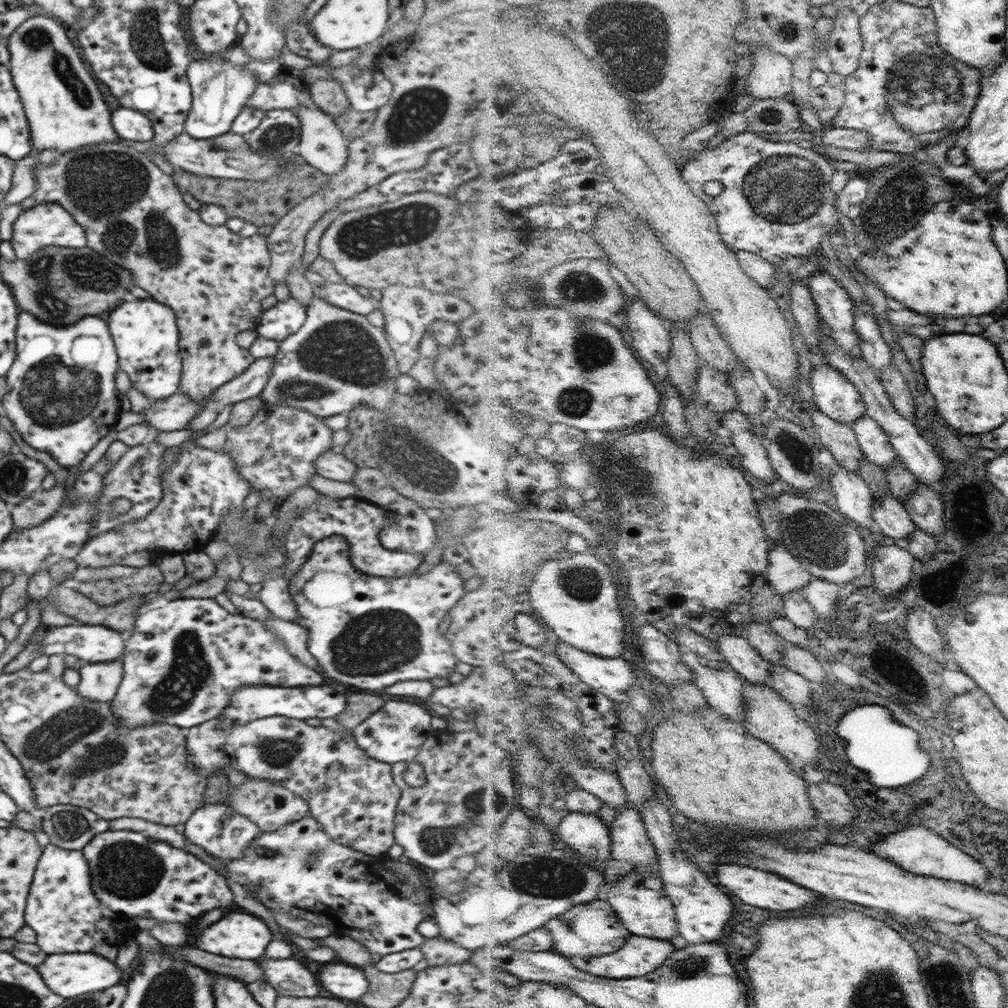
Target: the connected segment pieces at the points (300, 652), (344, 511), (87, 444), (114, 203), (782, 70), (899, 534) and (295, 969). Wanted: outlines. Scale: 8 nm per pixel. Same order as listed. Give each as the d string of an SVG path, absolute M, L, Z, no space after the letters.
M272 613L264 621L264 625L268 626L268 629L285 643L287 650L297 660L303 662L305 666L313 668L315 672L322 674L322 670L317 667L318 664L314 656L307 650L308 627L304 627L298 622L293 623L282 620L282 618L276 618Z
M320 494L316 508L308 508L296 516L292 522L290 532L286 534L286 562L282 567L284 578L290 580L296 578L300 568L308 562L314 544L330 536L342 536L350 546L350 562L356 570L370 574L370 576L382 576L388 578L402 578L415 573L418 566L422 564L422 554L410 554L410 552L396 552L388 550L380 542L380 530L392 524L388 517L388 509L373 504L358 497L331 498Z
M20 310L17 319L16 339L16 358L14 364L10 367L5 375L8 390L3 396L3 410L8 418L13 422L18 434L22 436L22 440L32 448L48 453L62 468L70 468L78 466L86 455L102 440L109 430L114 428L116 420L120 416L120 410L117 405L117 389L116 389L116 373L119 367L116 346L111 332L108 328L107 321L104 316L92 317L86 316L70 324L70 326L56 326L54 324L44 324L36 319L32 314Z
M106 141L102 143L94 143L94 145L84 146L80 149L74 149L59 153L56 160L52 162L51 166L45 166L44 163L40 163L39 160L33 164L35 170L33 170L33 180L37 182L38 186L33 193L33 198L37 203L50 203L62 206L84 229L87 235L87 247L92 251L100 254L109 262L120 265L124 269L132 271L132 277L134 277L134 286L140 286L153 297L152 300L160 302L169 308L172 308L176 312L176 325L178 325L178 347L180 347L180 356L182 357L182 374L180 376L180 388L179 392L186 394L190 400L202 400L206 396L210 396L215 390L218 390L223 384L230 382L232 379L240 376L243 372L246 372L249 366L255 361L252 353L248 349L240 347L236 336L239 332L255 329L256 320L261 318L263 309L261 308L261 302L264 298L270 296L276 288L274 279L268 275L268 268L270 268L270 250L268 249L268 242L266 236L260 236L260 234L254 234L248 238L231 232L225 225L222 226L209 226L202 222L197 211L191 210L188 204L183 200L183 194L175 186L173 182L173 176L168 176L156 166L146 152L140 152L140 150L132 147L132 145L126 145L118 141Z
M760 48L754 55L756 66L748 76L746 93L756 100L793 97L795 68L792 59L770 48Z
M894 494L886 498L876 498L874 520L886 536L894 540L909 540L916 532L917 524L912 519L906 503Z
M262 958L260 967L266 975L266 981L276 989L279 995L297 997L324 997L330 996L322 989L317 973L310 971L309 965L298 960L270 960Z

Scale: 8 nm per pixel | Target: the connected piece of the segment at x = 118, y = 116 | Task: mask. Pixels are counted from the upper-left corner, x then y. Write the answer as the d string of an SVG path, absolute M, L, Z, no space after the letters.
M120 106L112 111L111 121L121 140L148 142L154 138L152 122L140 111Z

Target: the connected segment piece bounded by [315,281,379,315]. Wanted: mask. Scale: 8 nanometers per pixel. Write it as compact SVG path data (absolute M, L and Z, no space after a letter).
M328 281L323 286L318 286L315 293L318 293L323 300L327 300L333 306L360 315L368 315L379 308L379 302L372 297L362 296L355 287L344 282Z

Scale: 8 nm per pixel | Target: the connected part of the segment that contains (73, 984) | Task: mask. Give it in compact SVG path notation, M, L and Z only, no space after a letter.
M82 952L80 954L48 954L36 970L42 976L44 984L54 994L65 999L79 994L101 991L114 986L114 984L125 982L125 980L120 980L122 978L120 970L112 962L108 962L106 958L102 958L98 954L82 954Z

